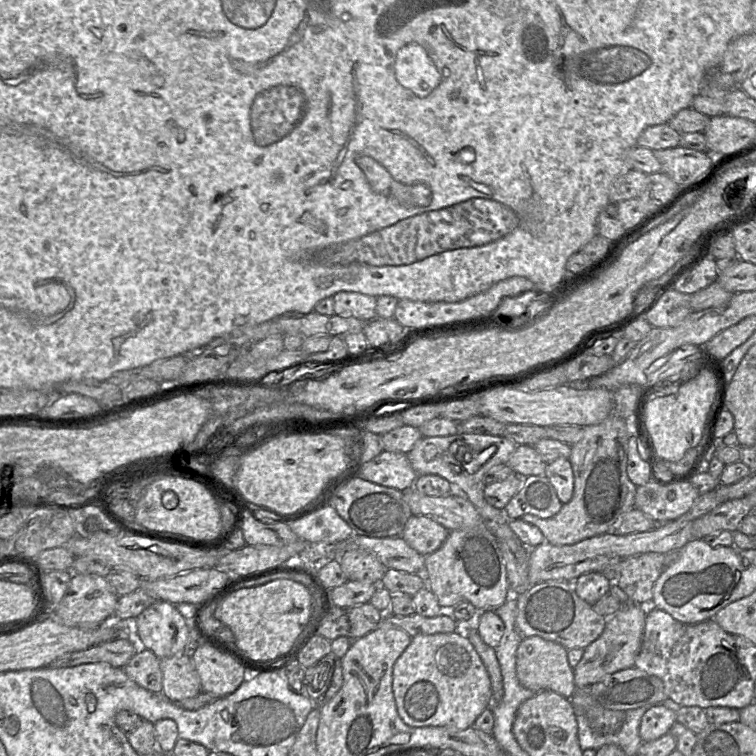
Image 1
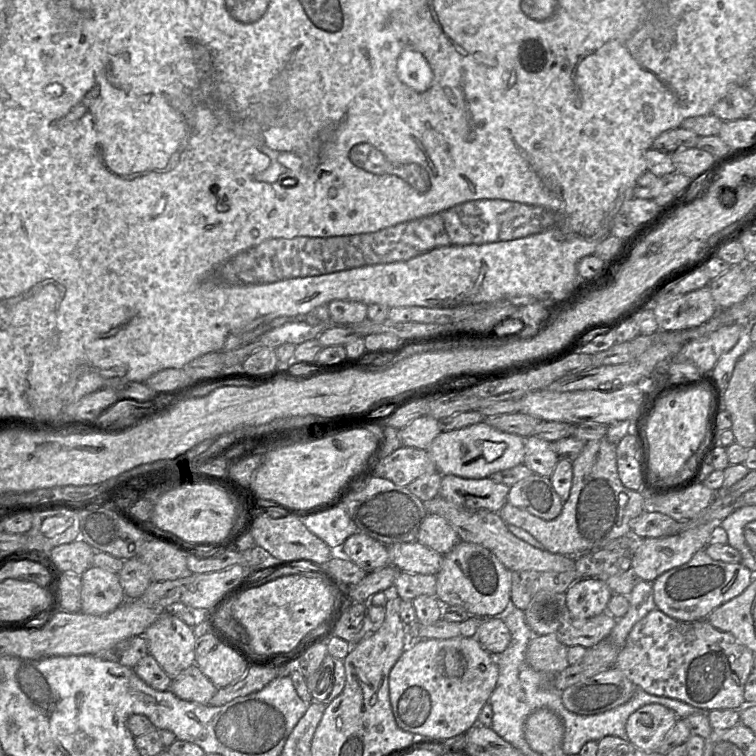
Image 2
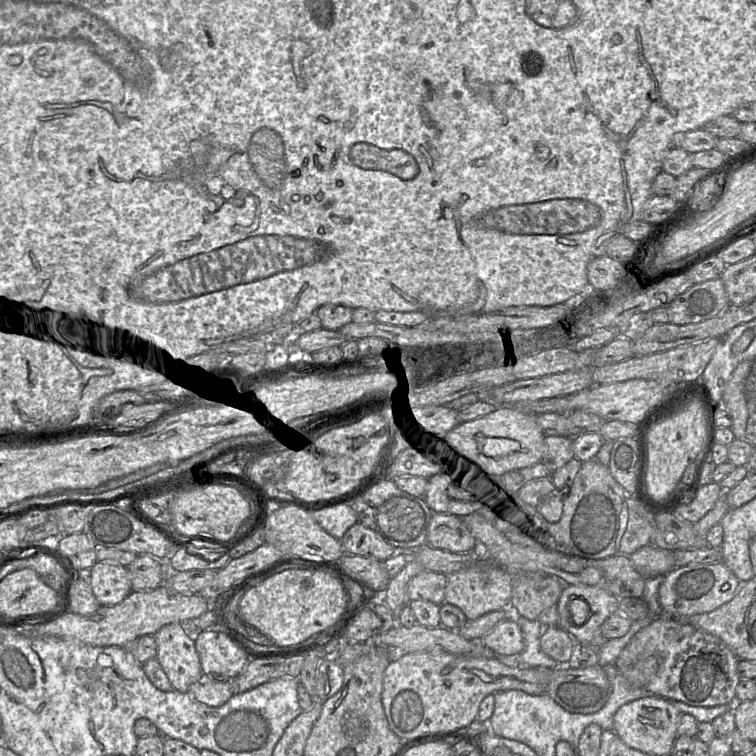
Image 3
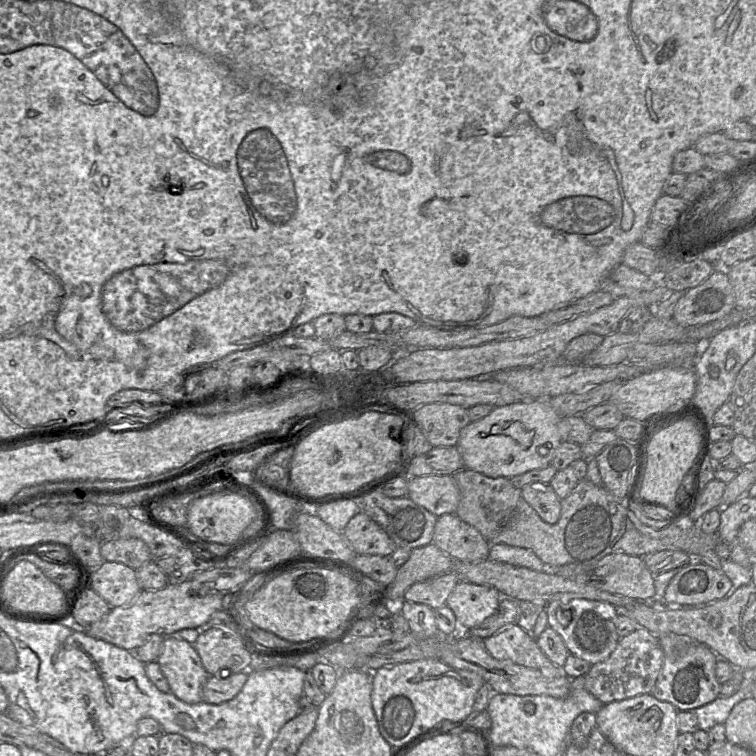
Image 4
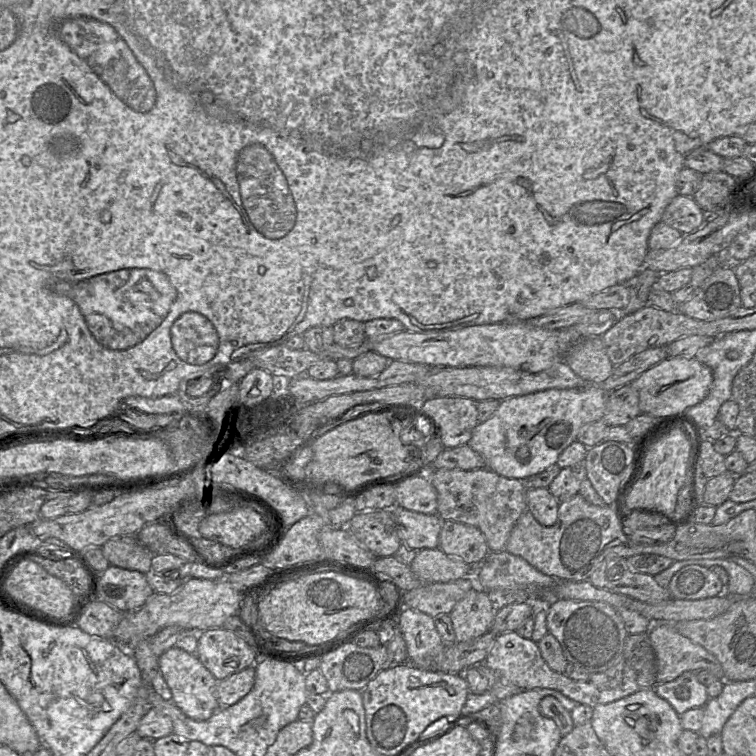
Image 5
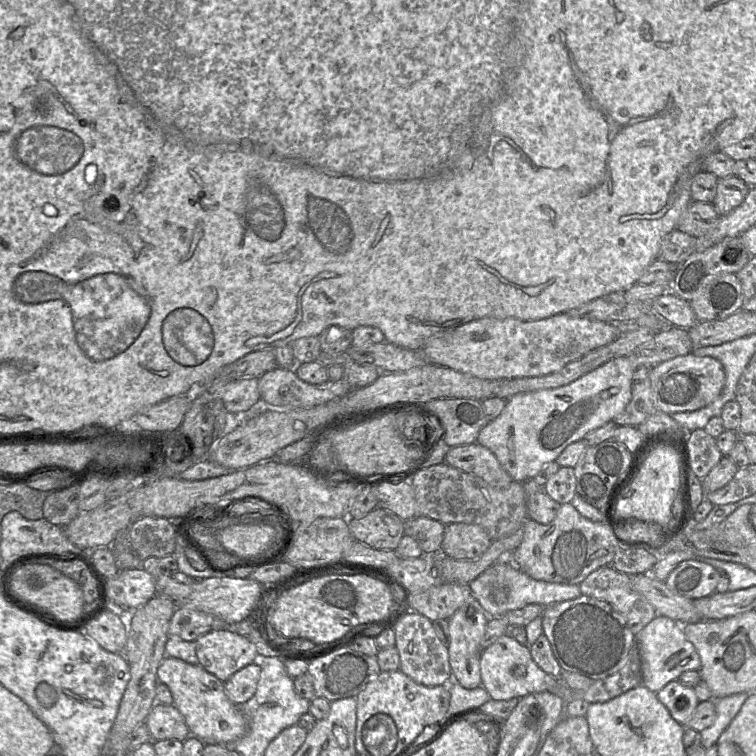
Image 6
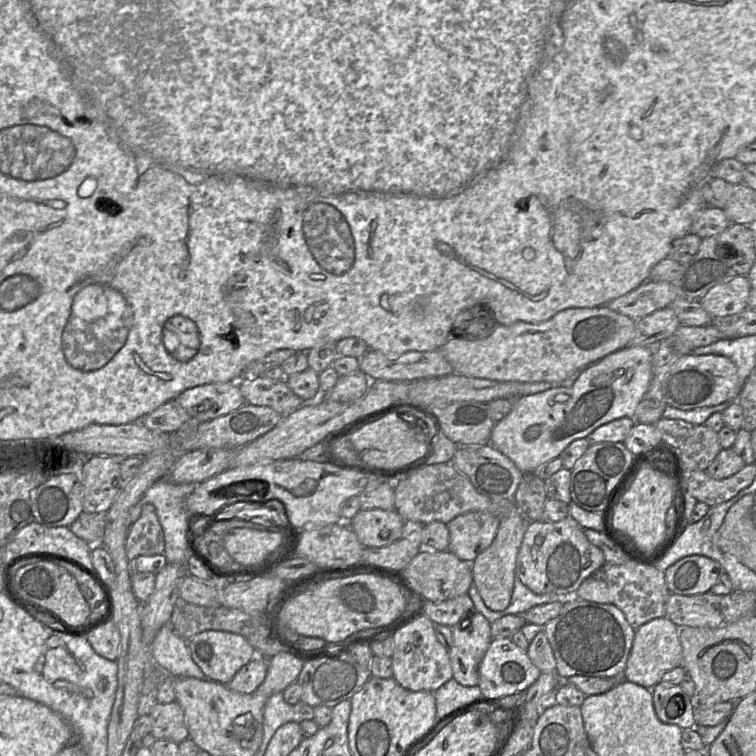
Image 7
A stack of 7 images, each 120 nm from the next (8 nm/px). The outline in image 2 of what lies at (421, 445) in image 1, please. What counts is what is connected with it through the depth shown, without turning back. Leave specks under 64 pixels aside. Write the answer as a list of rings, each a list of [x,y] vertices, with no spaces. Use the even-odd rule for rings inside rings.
[[[484,420],[458,430],[441,432],[428,452],[442,475],[455,475],[466,479],[485,479],[492,474],[523,464],[525,439],[502,432]]]

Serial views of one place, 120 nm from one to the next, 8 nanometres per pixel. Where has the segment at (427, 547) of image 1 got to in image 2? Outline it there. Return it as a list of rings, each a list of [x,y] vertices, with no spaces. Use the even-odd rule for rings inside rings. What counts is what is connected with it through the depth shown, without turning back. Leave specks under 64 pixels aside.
[[[427,514],[421,523],[417,541],[441,555],[445,555],[460,542],[460,539],[443,517]]]

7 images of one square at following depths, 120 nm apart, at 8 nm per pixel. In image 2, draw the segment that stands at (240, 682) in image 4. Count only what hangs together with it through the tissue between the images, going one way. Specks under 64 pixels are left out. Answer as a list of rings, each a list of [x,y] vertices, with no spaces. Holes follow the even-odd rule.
[[[193,664],[172,679],[170,691],[186,701],[209,705],[219,689]]]

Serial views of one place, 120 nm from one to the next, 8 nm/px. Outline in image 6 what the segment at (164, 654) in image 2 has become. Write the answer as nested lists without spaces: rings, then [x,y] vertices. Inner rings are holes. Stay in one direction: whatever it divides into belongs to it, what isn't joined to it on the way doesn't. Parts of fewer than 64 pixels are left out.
[[[165,656],[158,667],[157,680],[170,689],[173,705],[184,717],[191,736],[201,739],[205,744],[227,745],[247,733],[247,720],[239,706],[227,697],[224,682],[201,666]]]

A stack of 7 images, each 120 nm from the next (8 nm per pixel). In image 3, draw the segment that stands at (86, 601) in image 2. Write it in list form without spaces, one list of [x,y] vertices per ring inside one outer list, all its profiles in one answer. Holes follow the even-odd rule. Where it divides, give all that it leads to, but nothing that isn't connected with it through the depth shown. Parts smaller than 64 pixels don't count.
[[[96,562],[87,575],[101,606],[115,606],[132,592],[128,570],[119,564]]]

